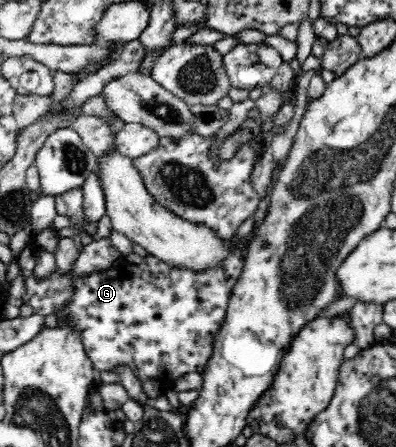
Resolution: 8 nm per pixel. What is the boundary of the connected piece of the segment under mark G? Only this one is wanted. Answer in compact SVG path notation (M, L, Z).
M240 247L235 249L220 267L213 267L202 273L173 267L148 254L140 264L131 264L121 258L108 269L76 279L71 279L69 273L52 273L46 279L37 281L33 273L29 274L25 280L27 292L22 299L43 316L57 312L60 314L60 324L65 322L65 317L70 316L72 322L76 322L81 330L87 356L92 360L97 372L113 371L117 364L124 364L130 366L133 374L140 380L155 378L161 384L161 390L165 392L179 376L187 372L202 373L207 366L213 352L214 336L226 320L228 300L243 267Z

